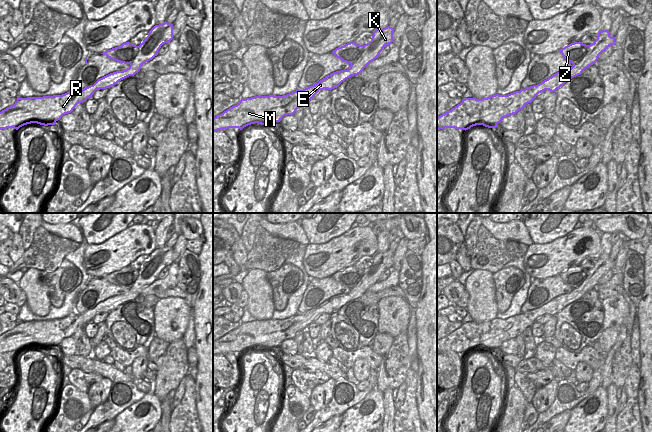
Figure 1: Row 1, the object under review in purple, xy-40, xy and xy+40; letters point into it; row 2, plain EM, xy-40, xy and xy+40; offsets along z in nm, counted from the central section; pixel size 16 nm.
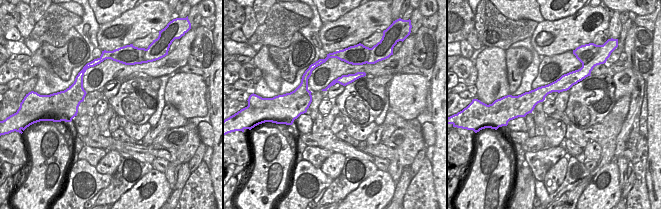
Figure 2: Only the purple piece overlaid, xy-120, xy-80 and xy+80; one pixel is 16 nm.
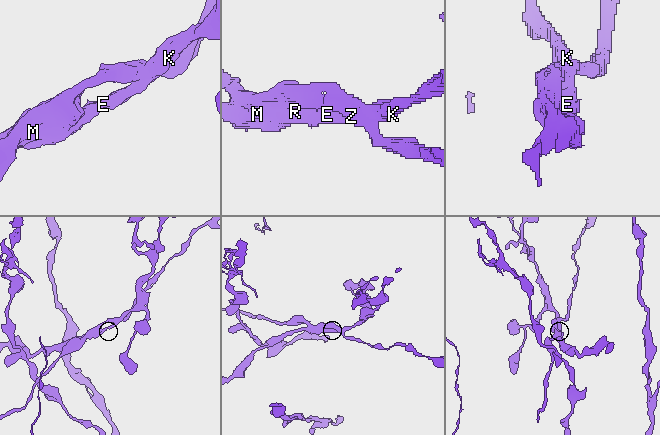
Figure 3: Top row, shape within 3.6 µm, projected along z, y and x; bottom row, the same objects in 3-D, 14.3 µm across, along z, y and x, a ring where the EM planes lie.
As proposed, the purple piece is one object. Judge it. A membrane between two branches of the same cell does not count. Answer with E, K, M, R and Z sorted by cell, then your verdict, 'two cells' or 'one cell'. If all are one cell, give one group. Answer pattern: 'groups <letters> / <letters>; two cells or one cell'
groups E K M R / Z; two cells

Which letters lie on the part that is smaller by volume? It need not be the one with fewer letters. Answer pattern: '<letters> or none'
Z

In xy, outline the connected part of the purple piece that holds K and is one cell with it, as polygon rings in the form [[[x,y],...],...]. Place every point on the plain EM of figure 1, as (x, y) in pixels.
[[[390,250],[377,252],[371,265],[364,269],[361,281],[349,293],[333,296],[303,314],[296,314],[283,320],[269,319],[241,323],[237,329],[213,342],[213,355],[228,352],[242,354],[255,347],[275,350],[284,340],[293,339],[299,331],[307,329],[320,314],[331,315],[351,300],[360,298],[370,286],[378,282],[385,270],[392,268],[393,256],[394,253]]]

